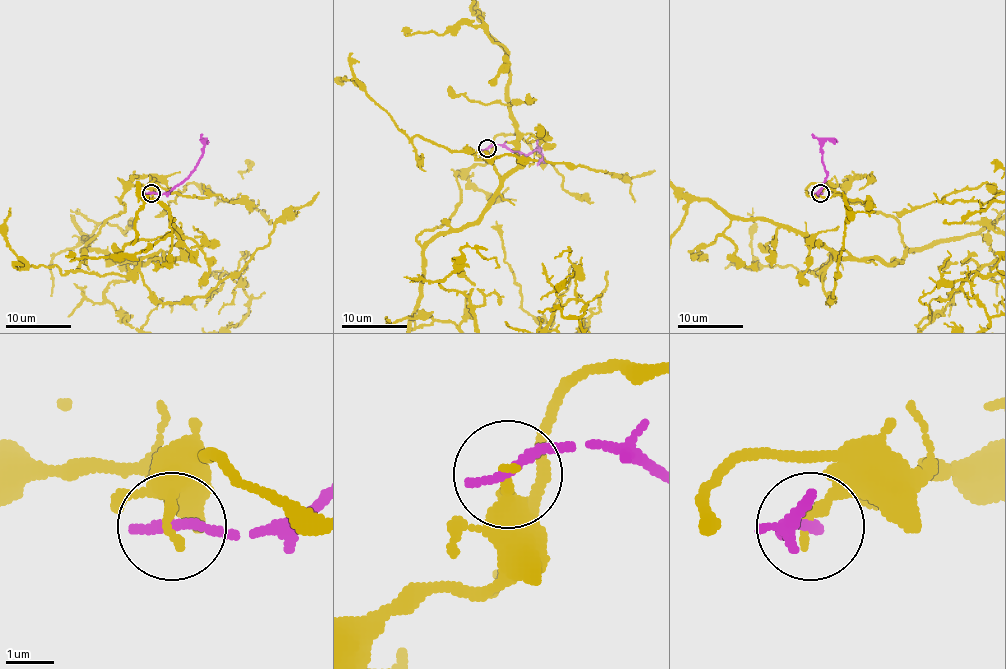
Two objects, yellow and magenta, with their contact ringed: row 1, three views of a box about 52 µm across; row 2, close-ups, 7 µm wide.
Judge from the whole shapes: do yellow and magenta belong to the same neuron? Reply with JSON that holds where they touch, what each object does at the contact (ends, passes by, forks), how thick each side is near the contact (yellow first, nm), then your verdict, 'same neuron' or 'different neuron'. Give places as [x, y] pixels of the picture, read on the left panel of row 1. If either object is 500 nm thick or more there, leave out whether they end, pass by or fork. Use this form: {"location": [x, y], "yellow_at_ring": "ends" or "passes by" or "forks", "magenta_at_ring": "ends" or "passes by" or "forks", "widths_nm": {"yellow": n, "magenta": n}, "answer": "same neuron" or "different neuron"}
{"location": [151, 193], "yellow_at_ring": "ends", "magenta_at_ring": "ends", "widths_nm": {"yellow": 280, "magenta": 240}, "answer": "different neuron"}

